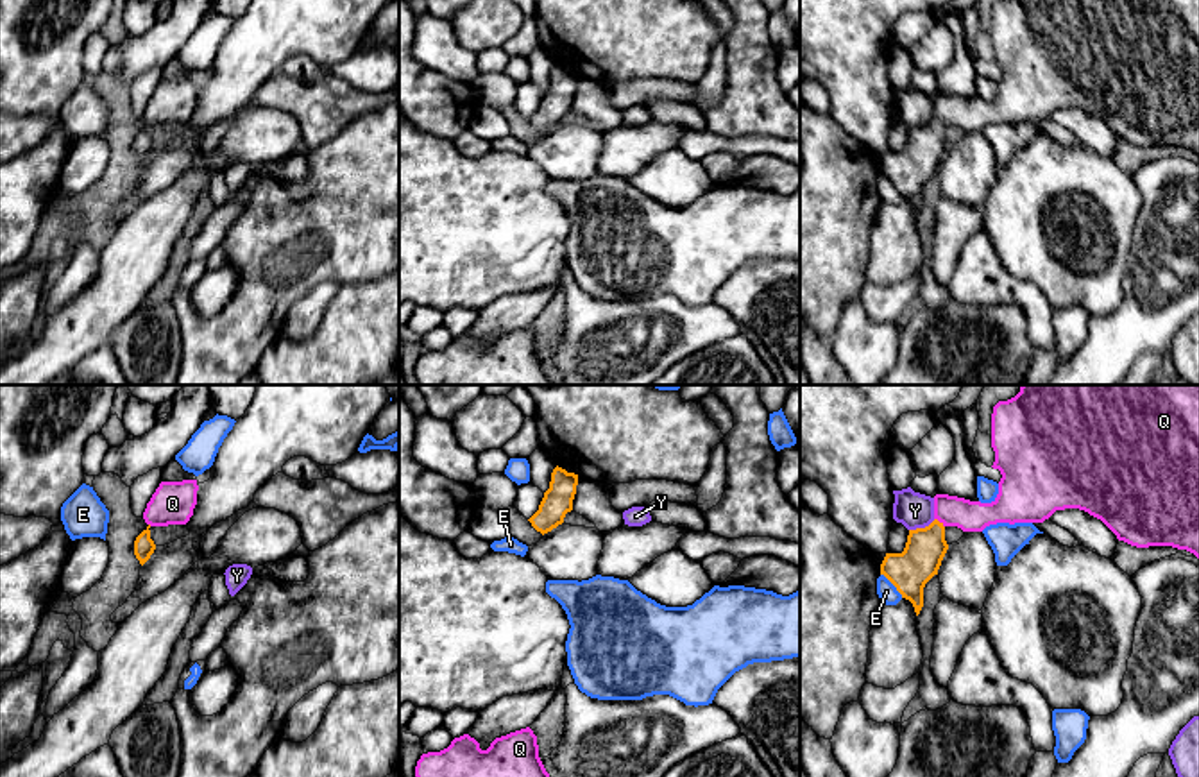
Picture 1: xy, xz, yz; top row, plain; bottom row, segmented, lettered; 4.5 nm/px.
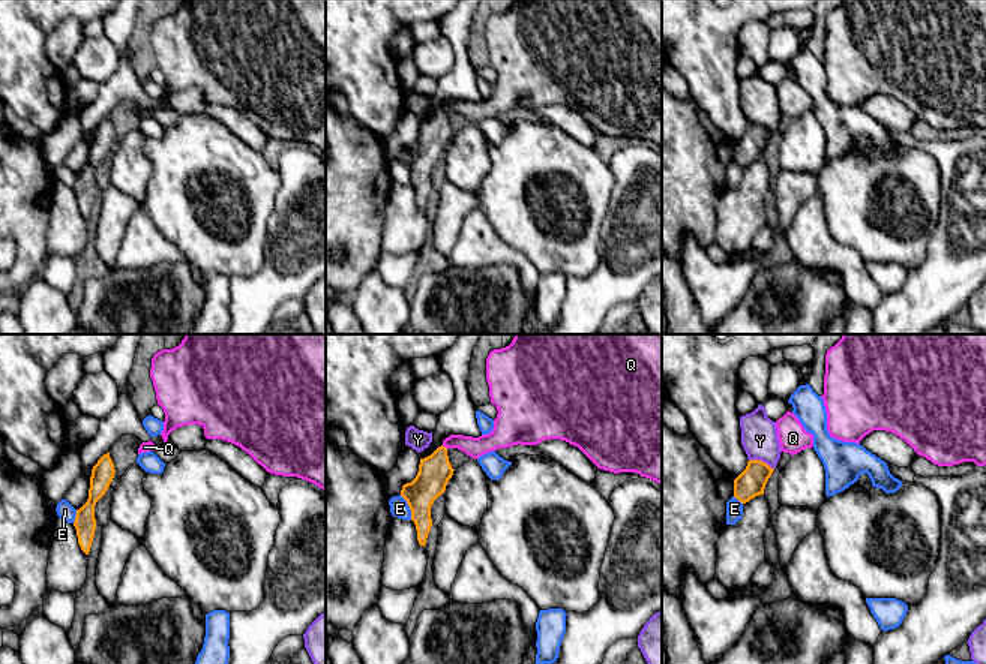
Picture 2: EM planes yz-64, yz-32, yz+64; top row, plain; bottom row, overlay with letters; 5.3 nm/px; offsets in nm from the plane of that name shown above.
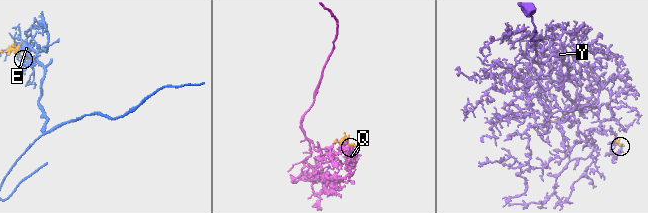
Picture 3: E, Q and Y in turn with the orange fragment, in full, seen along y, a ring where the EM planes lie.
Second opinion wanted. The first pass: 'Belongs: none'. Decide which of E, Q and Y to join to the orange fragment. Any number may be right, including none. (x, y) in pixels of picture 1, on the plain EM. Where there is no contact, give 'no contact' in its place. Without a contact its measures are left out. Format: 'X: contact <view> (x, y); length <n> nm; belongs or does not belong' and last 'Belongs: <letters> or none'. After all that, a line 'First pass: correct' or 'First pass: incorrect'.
E: contact yz (893, 183); length 150 nm; does not belong
Q: contact yz (940, 122); length 60 nm; belongs
Y: contact yz (922, 128); length 130 nm; does not belong
Belongs: Q
First pass: incorrect

